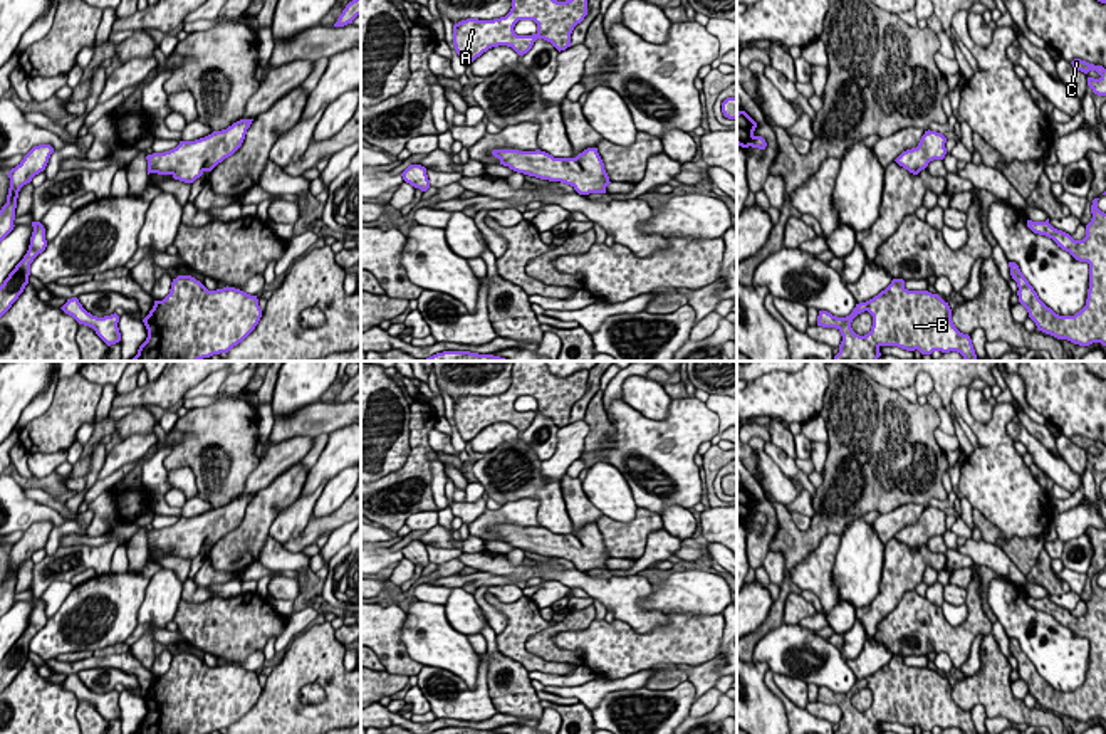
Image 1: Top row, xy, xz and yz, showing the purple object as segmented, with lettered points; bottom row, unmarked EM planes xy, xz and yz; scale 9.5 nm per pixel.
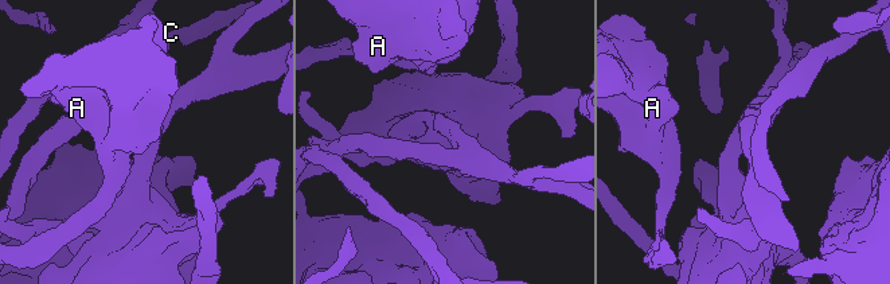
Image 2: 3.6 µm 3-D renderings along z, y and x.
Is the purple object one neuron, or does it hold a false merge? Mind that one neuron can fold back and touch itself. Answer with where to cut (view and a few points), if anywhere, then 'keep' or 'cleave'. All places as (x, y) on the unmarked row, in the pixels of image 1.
cut none; keep

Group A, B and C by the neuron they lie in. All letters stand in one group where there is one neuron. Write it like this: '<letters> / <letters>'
A B C

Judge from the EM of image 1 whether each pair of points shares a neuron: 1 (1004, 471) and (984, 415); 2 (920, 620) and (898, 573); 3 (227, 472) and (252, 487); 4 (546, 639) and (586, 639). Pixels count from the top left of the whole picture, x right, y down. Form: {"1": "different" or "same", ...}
{"1": "different", "2": "different", "3": "different", "4": "different"}

